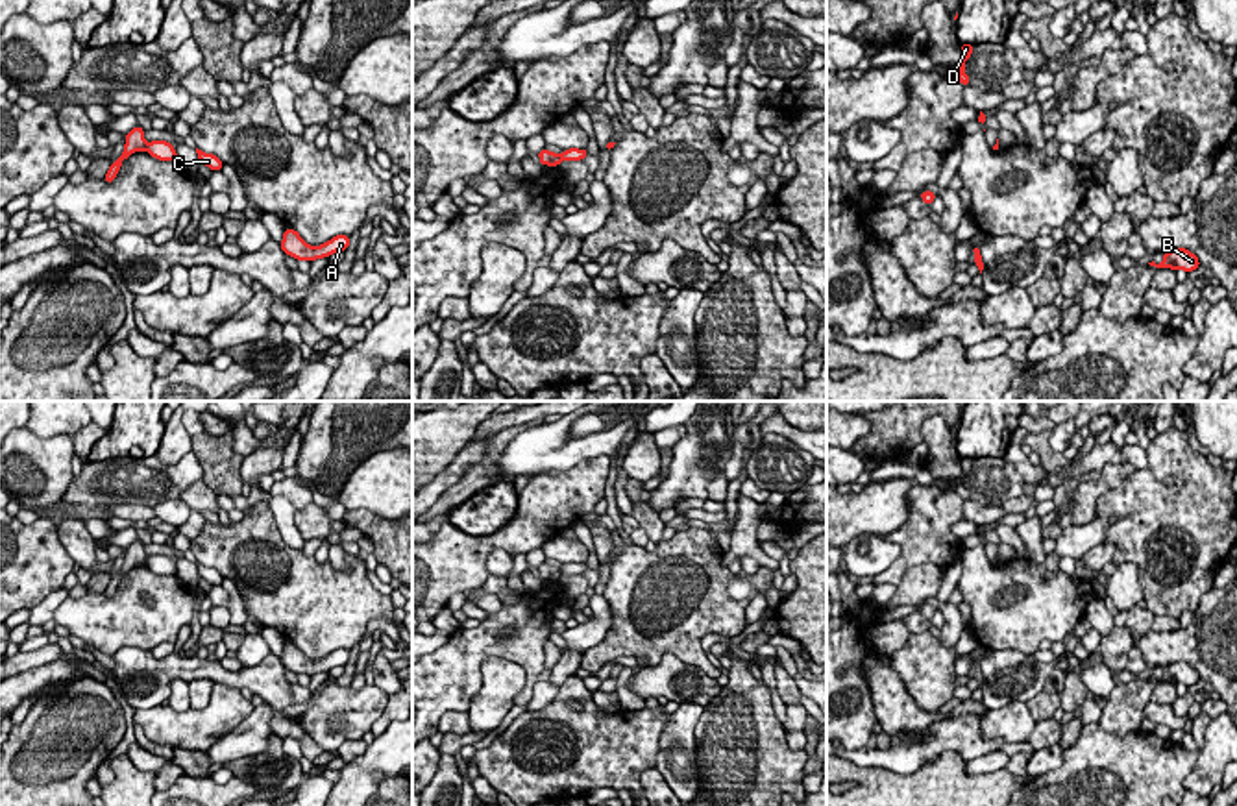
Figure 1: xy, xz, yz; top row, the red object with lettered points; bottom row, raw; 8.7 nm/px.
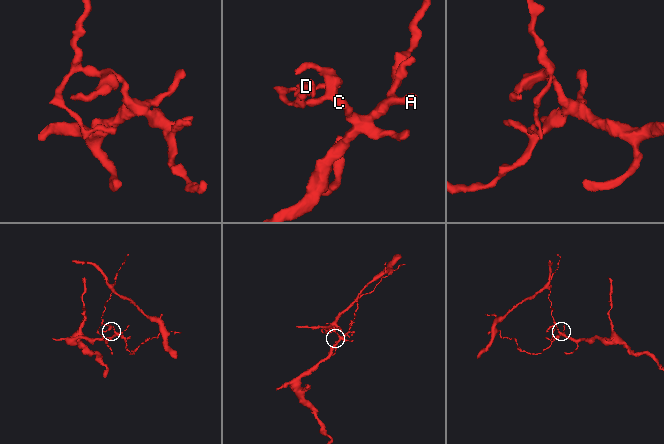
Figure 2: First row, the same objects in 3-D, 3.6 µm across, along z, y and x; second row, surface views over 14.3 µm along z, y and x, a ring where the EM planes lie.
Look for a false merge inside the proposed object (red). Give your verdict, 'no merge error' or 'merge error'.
merge error

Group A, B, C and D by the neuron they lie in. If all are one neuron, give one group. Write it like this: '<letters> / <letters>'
A B C / D

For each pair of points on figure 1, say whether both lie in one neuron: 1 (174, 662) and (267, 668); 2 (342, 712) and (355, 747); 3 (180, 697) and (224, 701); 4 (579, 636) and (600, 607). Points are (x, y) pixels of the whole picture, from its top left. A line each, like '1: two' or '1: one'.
1: one
2: two
3: two
4: one

